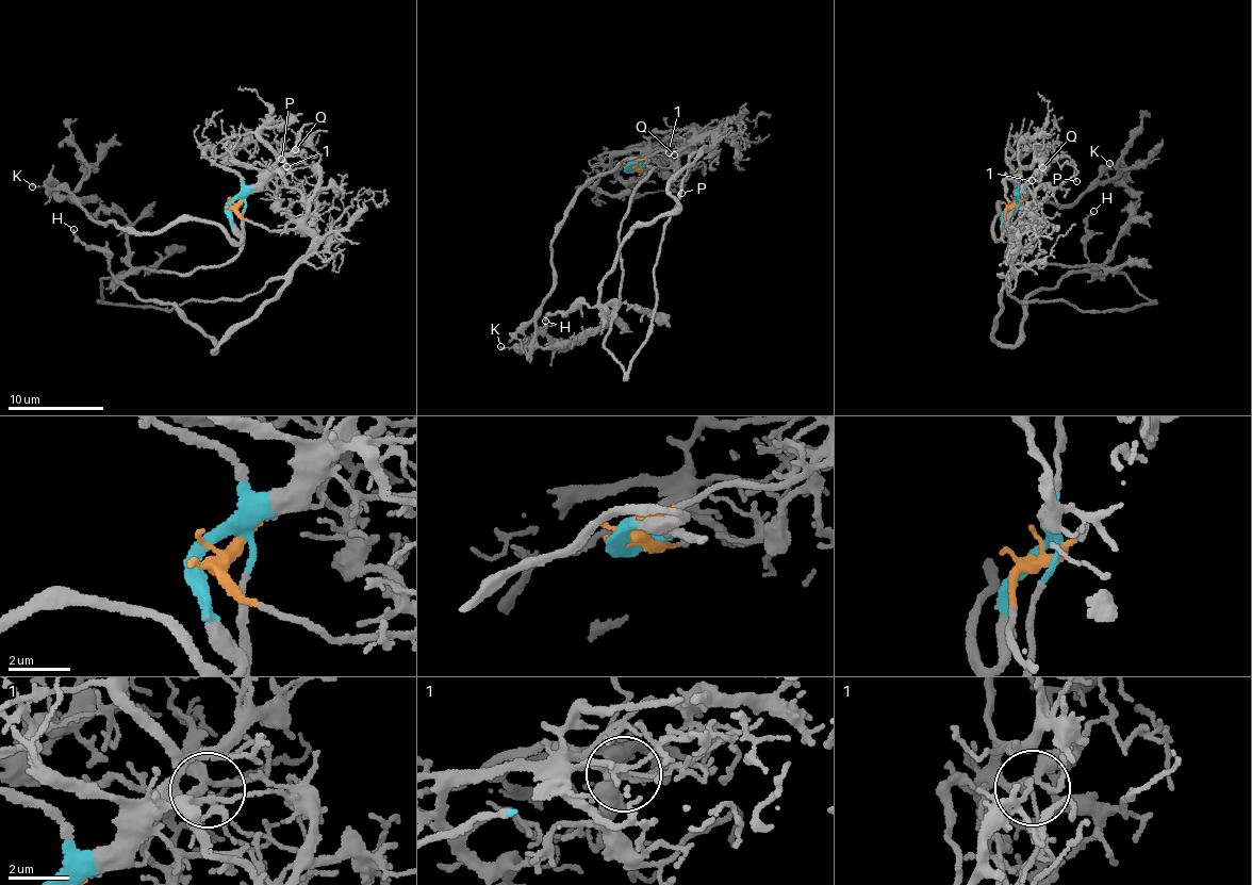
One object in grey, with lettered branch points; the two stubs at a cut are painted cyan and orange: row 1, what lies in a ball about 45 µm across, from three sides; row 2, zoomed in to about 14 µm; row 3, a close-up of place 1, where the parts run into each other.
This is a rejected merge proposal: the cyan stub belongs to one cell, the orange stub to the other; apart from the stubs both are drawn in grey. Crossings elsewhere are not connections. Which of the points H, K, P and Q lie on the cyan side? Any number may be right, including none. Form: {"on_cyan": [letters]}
{"on_cyan": ["K", "P", "Q"]}

